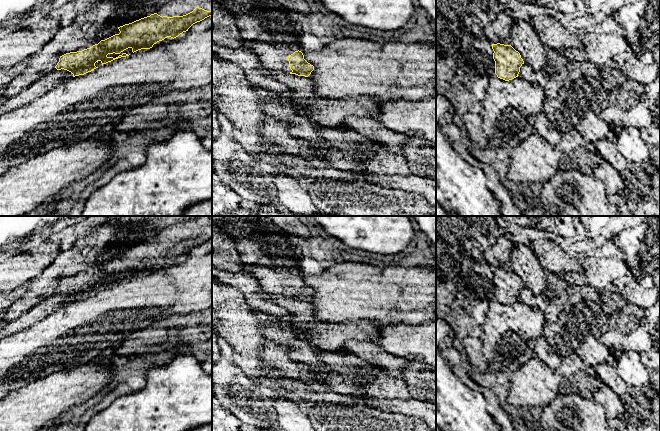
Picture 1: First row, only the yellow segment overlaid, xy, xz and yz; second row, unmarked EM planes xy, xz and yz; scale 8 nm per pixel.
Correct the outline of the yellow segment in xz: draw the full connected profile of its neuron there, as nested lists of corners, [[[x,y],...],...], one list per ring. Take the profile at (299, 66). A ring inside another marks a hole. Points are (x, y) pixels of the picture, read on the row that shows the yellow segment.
[[[249,41],[246,47],[255,54],[263,67],[269,71],[280,71],[308,77],[314,66],[304,59],[301,51],[291,48]]]

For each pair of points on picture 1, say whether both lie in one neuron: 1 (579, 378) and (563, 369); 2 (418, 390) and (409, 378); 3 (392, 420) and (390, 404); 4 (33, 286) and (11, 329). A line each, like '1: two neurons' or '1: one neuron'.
1: one neuron
2: one neuron
3: two neurons
4: two neurons

